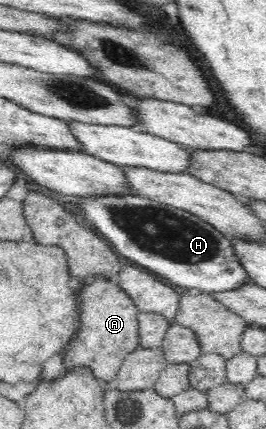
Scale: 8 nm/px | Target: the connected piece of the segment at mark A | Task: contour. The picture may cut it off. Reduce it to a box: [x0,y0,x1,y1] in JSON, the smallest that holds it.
[63,274,141,385]

